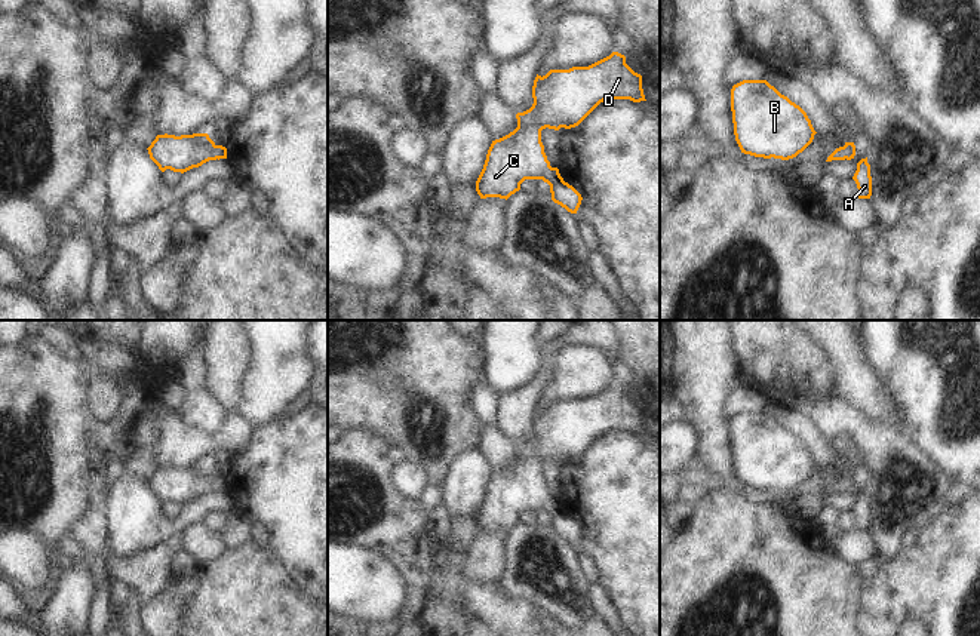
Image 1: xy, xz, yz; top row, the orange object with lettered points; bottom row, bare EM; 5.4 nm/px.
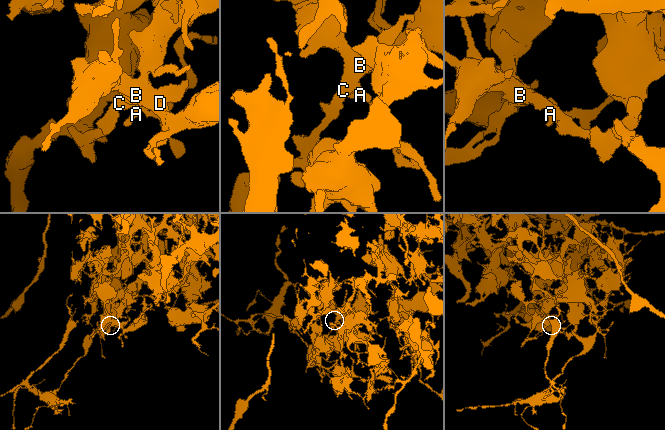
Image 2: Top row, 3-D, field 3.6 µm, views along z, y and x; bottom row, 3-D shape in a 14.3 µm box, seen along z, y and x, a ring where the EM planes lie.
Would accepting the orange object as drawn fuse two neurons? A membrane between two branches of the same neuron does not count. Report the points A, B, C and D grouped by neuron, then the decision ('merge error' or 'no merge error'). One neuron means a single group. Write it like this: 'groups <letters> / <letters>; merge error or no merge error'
groups A B C D; no merge error

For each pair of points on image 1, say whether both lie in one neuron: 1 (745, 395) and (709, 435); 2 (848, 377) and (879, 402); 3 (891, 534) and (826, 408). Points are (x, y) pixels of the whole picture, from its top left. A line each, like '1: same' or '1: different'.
1: different
2: same
3: same

